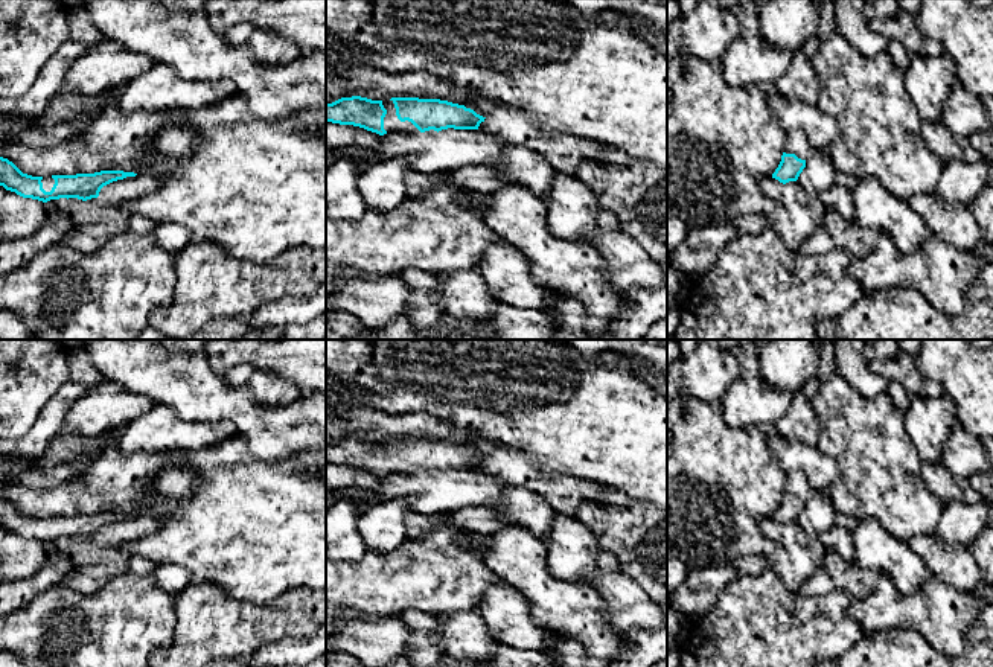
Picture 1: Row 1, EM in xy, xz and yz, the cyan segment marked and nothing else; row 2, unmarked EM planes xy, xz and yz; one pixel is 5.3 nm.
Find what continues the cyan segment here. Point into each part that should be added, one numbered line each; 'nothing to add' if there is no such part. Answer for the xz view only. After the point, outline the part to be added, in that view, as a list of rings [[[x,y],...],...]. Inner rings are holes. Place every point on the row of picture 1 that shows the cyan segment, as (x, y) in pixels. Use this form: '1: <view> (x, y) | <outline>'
1: xz (392, 124) | [[[387,99],[382,102],[382,105],[387,110],[384,117],[384,129],[387,132],[414,132],[416,126],[411,122],[401,122],[398,119],[393,101]]]

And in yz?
1: yz (795, 142) | [[[790,129],[786,132],[783,152],[795,154],[798,158],[806,160],[810,151],[812,146],[803,129]]]

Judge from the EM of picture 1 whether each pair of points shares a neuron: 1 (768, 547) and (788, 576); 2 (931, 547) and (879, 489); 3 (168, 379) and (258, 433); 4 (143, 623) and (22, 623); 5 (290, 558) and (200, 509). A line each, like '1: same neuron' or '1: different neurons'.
1: different neurons
2: different neurons
3: same neuron
4: same neuron
5: same neuron

